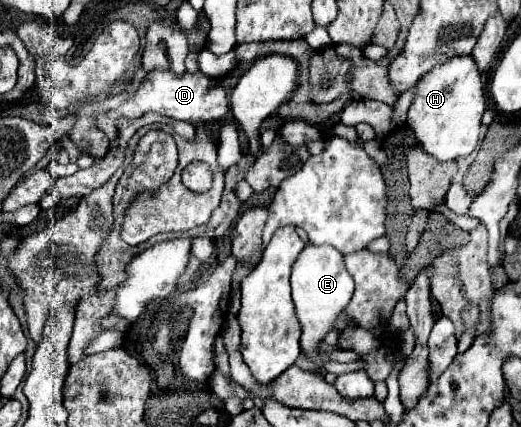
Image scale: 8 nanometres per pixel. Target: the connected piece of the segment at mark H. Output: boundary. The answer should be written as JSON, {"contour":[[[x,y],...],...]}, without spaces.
{"contour":[[[469,55],[433,67],[415,83],[415,95],[409,105],[405,125],[425,153],[439,161],[455,161],[473,153],[477,147],[481,117],[485,109],[487,101],[483,93],[483,81],[477,65],[473,63],[473,57]]]}

